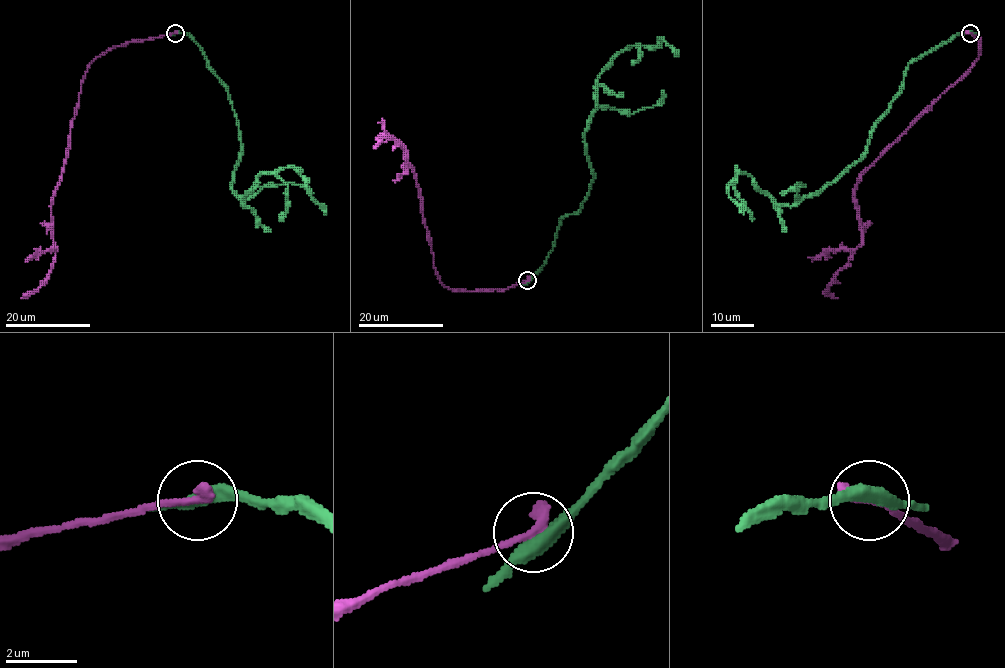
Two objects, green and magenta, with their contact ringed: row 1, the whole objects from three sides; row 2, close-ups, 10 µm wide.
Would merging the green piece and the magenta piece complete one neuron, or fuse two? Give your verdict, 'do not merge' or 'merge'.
do not merge

